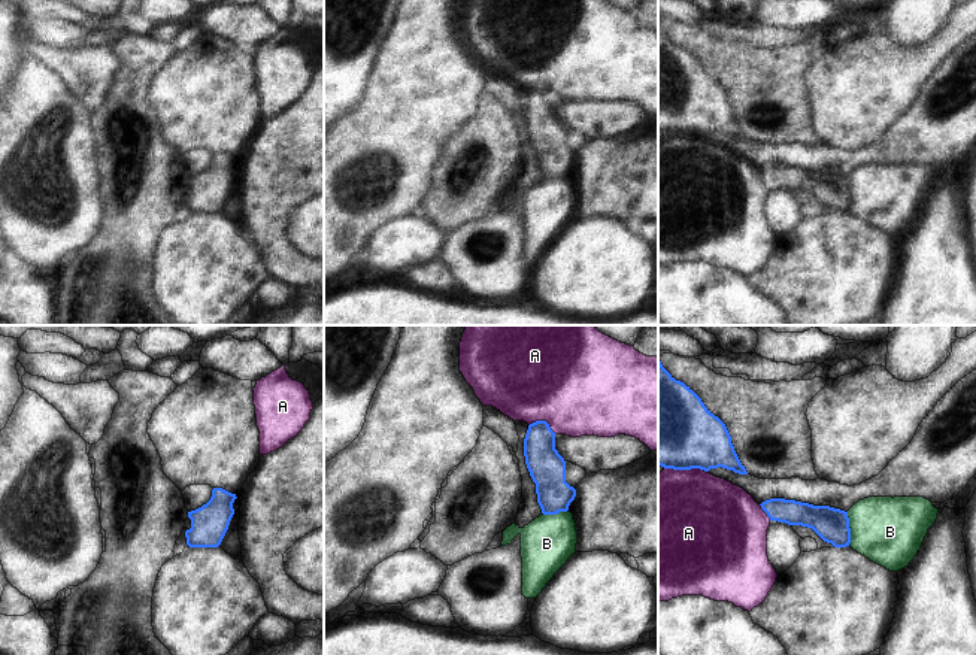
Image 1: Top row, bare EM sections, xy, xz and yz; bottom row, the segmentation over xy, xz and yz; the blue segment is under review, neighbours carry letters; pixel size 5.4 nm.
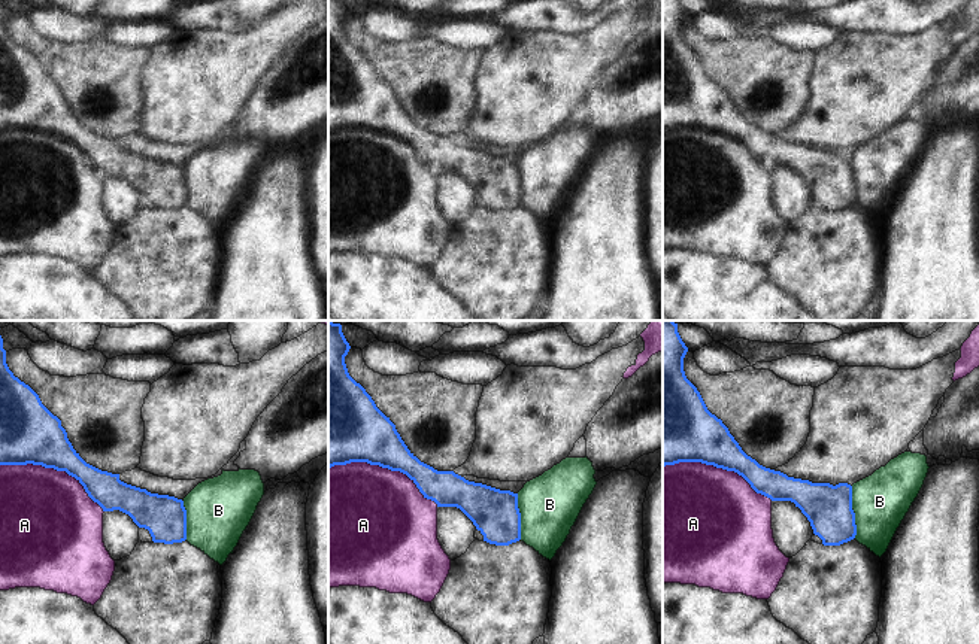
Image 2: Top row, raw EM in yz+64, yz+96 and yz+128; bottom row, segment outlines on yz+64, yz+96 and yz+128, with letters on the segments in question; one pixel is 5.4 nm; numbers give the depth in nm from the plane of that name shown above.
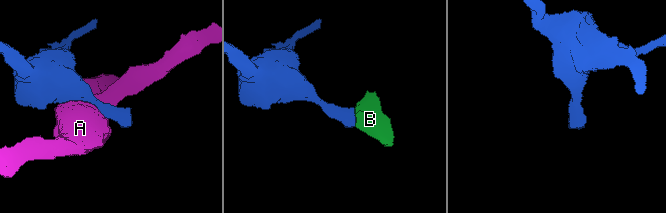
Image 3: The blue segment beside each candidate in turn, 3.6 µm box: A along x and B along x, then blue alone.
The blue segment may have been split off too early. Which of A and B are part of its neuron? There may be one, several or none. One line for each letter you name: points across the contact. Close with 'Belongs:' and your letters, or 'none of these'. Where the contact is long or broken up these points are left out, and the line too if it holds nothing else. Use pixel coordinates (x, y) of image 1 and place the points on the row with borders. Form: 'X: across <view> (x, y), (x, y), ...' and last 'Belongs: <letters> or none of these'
Belongs: none of these

